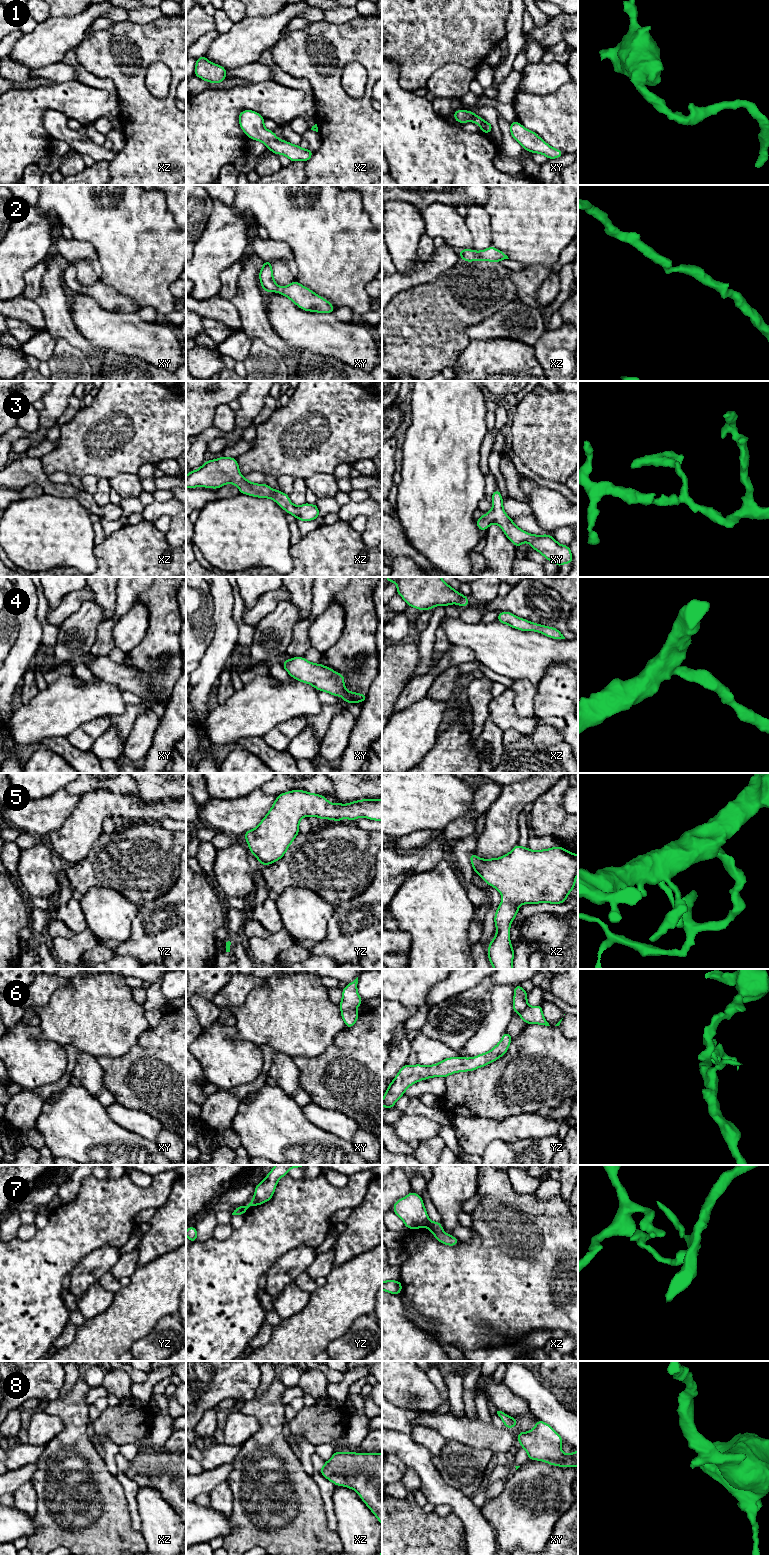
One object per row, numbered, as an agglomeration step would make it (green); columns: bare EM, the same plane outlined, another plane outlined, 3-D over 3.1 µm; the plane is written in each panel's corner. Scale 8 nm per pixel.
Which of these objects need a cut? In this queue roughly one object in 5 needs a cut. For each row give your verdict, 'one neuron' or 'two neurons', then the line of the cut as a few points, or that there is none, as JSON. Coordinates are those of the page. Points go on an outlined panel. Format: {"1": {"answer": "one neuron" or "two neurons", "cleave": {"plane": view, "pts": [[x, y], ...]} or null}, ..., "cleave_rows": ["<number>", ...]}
{"1": {"answer": "one neuron", "cleave": null}, "2": {"answer": "one neuron", "cleave": null}, "3": {"answer": "one neuron", "cleave": null}, "4": {"answer": "one neuron", "cleave": null}, "5": {"answer": "one neuron", "cleave": null}, "6": {"answer": "two neurons", "cleave": {"plane": "xy", "pts": [[354, 1009], [341, 1011]]}}, "7": {"answer": "two neurons", "cleave": {"plane": "xz", "pts": [[429, 1221], [426, 1225]]}}, "8": {"answer": "one neuron", "cleave": null}, "cleave_rows": ["6", "7"]}

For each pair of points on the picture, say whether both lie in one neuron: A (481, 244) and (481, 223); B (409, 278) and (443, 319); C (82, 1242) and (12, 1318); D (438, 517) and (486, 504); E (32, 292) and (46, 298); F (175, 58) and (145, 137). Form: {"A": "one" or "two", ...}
{"A": "one", "B": "two", "C": "one", "D": "two", "E": "two", "F": "one"}

